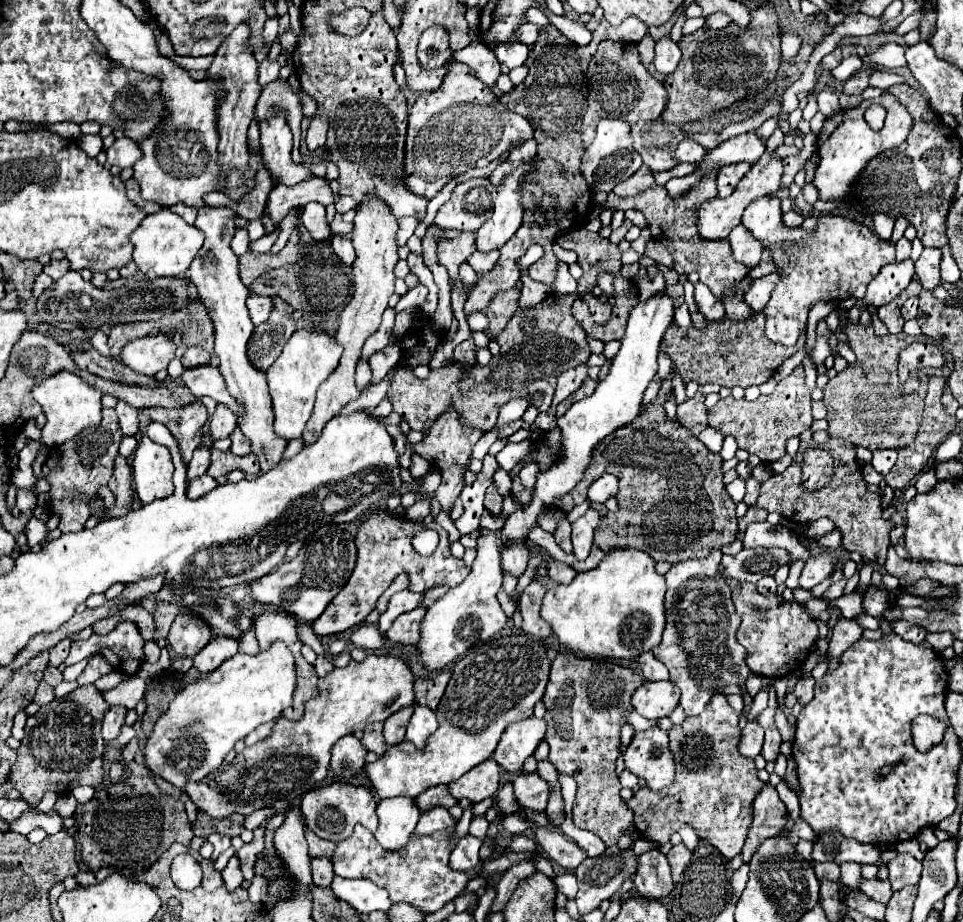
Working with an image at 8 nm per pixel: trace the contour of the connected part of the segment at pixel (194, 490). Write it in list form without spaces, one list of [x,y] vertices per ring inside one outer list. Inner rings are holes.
[[[204,474],[204,476],[200,476],[200,478],[196,478],[196,480],[190,482],[190,486],[188,486],[188,496],[190,496],[190,498],[204,496],[206,492],[214,490],[216,486],[218,486],[218,482],[216,482],[214,478],[210,478],[208,474]]]

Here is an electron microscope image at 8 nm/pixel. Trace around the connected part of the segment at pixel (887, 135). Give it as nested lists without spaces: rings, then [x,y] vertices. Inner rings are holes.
[[[884,92],[880,98],[874,100],[862,100],[860,106],[840,110],[832,118],[826,118],[820,134],[818,134],[818,166],[814,174],[814,186],[818,188],[818,198],[820,200],[834,200],[838,206],[854,210],[852,194],[858,182],[858,176],[866,168],[868,160],[878,156],[884,150],[896,148],[896,144],[902,144],[912,128],[912,116],[902,104],[890,94]],[[872,104],[882,104],[886,110],[884,126],[879,131],[874,131],[864,120],[864,110]]]

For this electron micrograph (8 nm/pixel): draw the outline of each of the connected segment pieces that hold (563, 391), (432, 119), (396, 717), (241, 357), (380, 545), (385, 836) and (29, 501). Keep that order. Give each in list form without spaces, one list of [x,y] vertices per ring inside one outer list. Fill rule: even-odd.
[[[584,364],[562,372],[562,374],[558,376],[558,386],[556,386],[556,394],[554,394],[552,406],[560,404],[564,398],[568,398],[572,392],[576,392],[576,390],[580,388],[580,384],[584,382],[586,376],[588,376],[588,372],[584,372]]]
[[[432,26],[428,28],[419,38],[417,46],[417,57],[420,65],[425,70],[432,70],[440,66],[446,66],[448,72],[444,76],[444,84],[432,92],[432,94],[424,94],[416,100],[416,104],[412,106],[410,112],[410,120],[408,120],[408,138],[406,138],[406,186],[424,198],[434,198],[452,178],[468,172],[470,168],[484,168],[488,166],[492,160],[496,160],[502,152],[510,150],[510,144],[518,138],[532,138],[532,126],[526,118],[508,112],[502,102],[498,100],[498,94],[482,84],[476,78],[476,72],[472,68],[466,68],[466,64],[456,62],[452,57],[452,48],[448,42],[448,32],[442,26]],[[428,48],[434,48],[436,54],[428,54]]]
[[[406,706],[384,722],[384,740],[388,746],[400,744],[404,740],[404,730],[406,730],[406,724],[408,724],[412,712],[414,712],[414,706]]]
[[[220,206],[220,208],[202,208],[198,210],[198,218],[194,226],[204,232],[206,240],[204,246],[198,250],[194,262],[190,264],[186,276],[192,280],[192,284],[198,290],[198,298],[206,306],[212,324],[214,324],[214,352],[220,360],[220,372],[226,380],[228,392],[242,402],[244,412],[240,420],[240,430],[252,444],[252,452],[260,462],[262,472],[270,470],[282,456],[288,446],[288,440],[282,440],[274,432],[274,412],[272,412],[272,400],[268,394],[268,384],[266,384],[266,372],[256,370],[248,356],[246,356],[246,346],[252,336],[254,324],[248,316],[246,308],[246,298],[250,292],[244,288],[238,276],[238,256],[230,248],[230,240],[234,236],[234,220],[236,214],[232,208]]]
[[[376,512],[374,516],[370,516],[356,534],[356,548],[358,548],[356,568],[346,586],[328,604],[326,612],[322,612],[318,620],[314,620],[312,624],[314,634],[318,638],[330,638],[364,622],[364,618],[376,608],[376,600],[402,572],[406,572],[410,578],[408,586],[410,592],[426,592],[436,585],[446,585],[449,588],[458,586],[470,573],[470,567],[463,560],[456,559],[450,554],[450,542],[446,530],[436,522],[432,522],[432,528],[438,530],[440,544],[432,556],[420,556],[412,546],[414,530],[420,530],[420,524],[410,522],[406,518],[386,516],[384,512]]]
[[[410,796],[384,798],[378,802],[376,812],[380,820],[378,830],[374,832],[376,840],[388,850],[398,850],[406,846],[420,816],[418,806],[414,804],[414,798]]]
[[[18,490],[18,492],[16,492],[16,506],[18,506],[20,510],[34,508],[34,506],[36,506],[36,496],[34,496],[30,490]]]

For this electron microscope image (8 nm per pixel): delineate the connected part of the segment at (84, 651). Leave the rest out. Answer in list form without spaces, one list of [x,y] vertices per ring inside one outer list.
[[[121,622],[110,632],[110,636],[98,636],[98,634],[92,634],[88,640],[76,640],[76,642],[72,642],[72,648],[70,648],[70,652],[68,654],[68,658],[64,660],[64,666],[70,666],[70,664],[76,664],[80,662],[82,658],[86,658],[86,656],[90,656],[90,654],[100,654],[100,656],[104,656],[108,662],[110,662],[110,666],[114,668],[114,670],[118,670],[116,666],[114,666],[114,658],[110,656],[110,652],[114,652],[121,659],[122,669],[124,670],[124,674],[136,674],[136,670],[140,668],[140,664],[144,662],[144,640],[138,630],[138,626],[134,624],[134,622]]]

